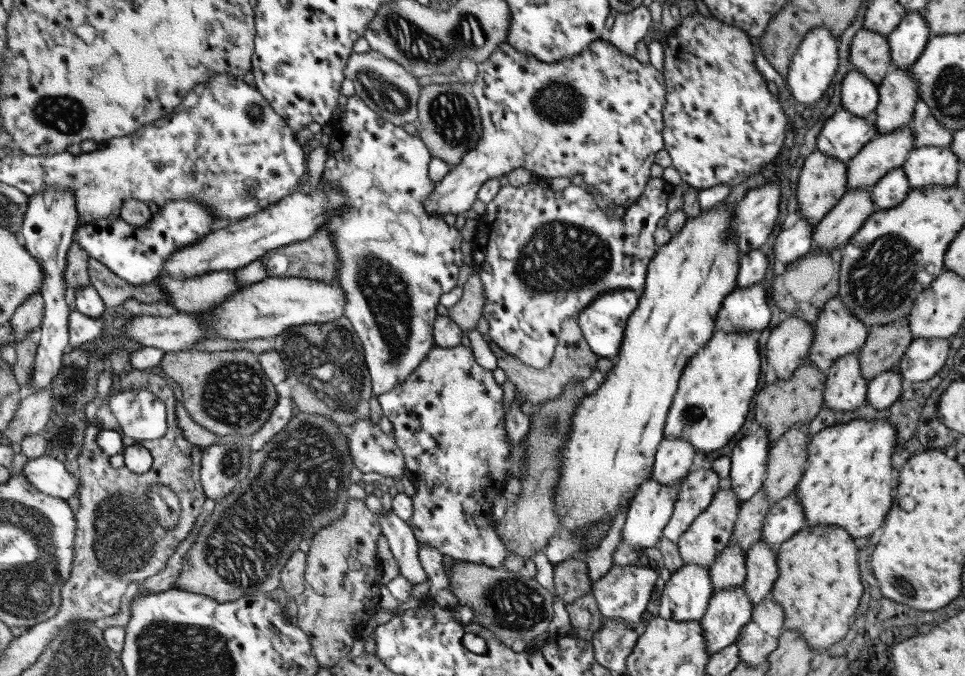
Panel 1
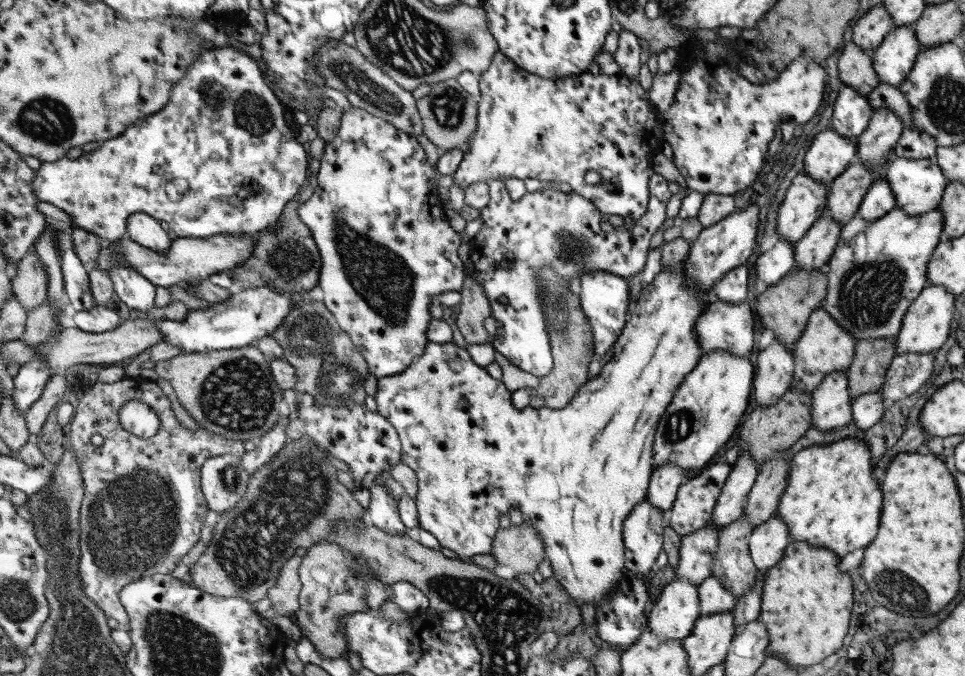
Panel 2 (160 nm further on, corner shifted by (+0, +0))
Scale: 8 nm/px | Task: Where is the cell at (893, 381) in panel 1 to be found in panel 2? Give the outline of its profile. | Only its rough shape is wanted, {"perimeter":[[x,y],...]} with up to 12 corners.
{"perimeter":[[879,390],[852,399],[857,432],[877,424],[884,410]]}

